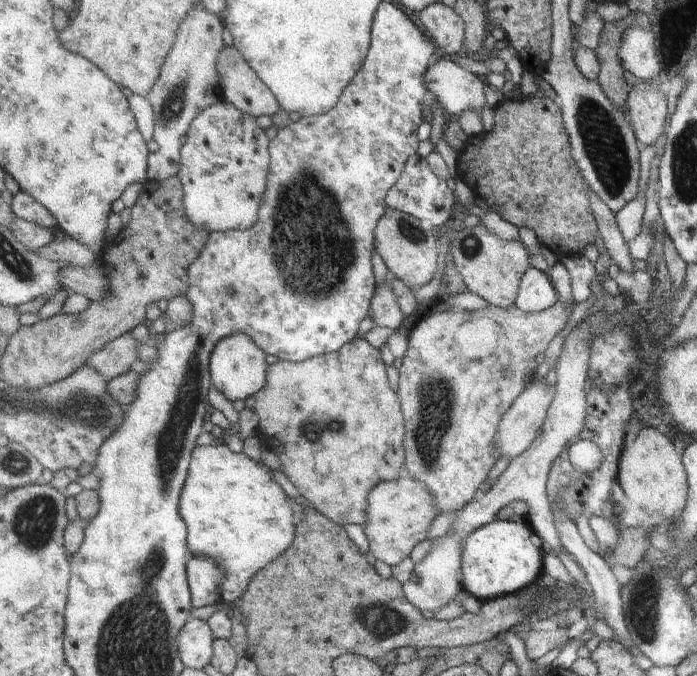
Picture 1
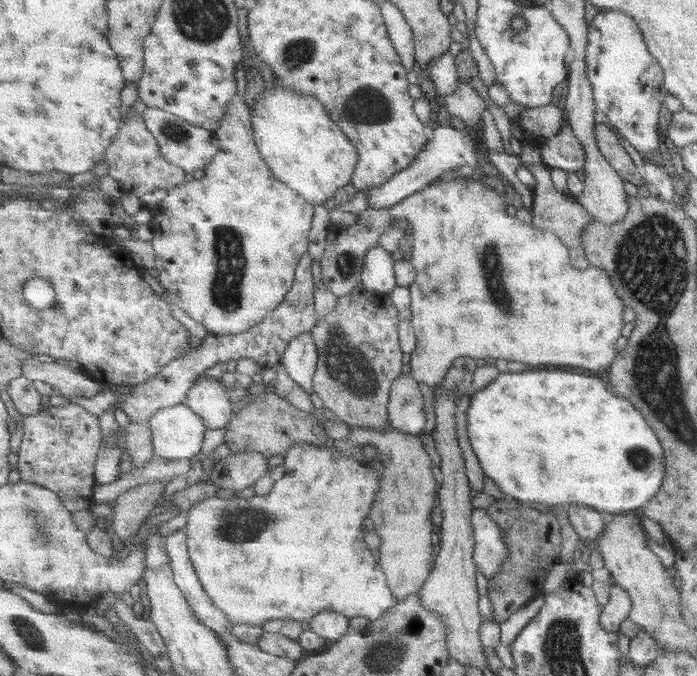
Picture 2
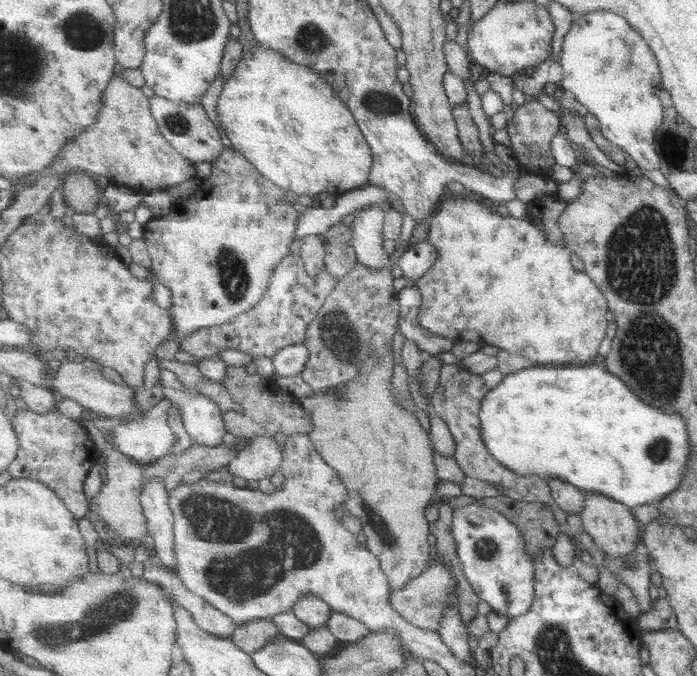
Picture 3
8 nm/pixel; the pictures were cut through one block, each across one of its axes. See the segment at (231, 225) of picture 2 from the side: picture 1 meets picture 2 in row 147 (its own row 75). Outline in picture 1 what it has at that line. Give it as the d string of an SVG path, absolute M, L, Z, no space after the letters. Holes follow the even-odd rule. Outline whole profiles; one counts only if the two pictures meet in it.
M234 44L231 46L224 46L221 50L220 58L217 62L217 70L220 73L220 82L224 100L228 100L244 112L256 118L258 116L269 115L270 117L279 110L280 102L277 100L272 89L269 88L257 72L253 70L252 65L245 60L245 56L241 56L241 50Z

